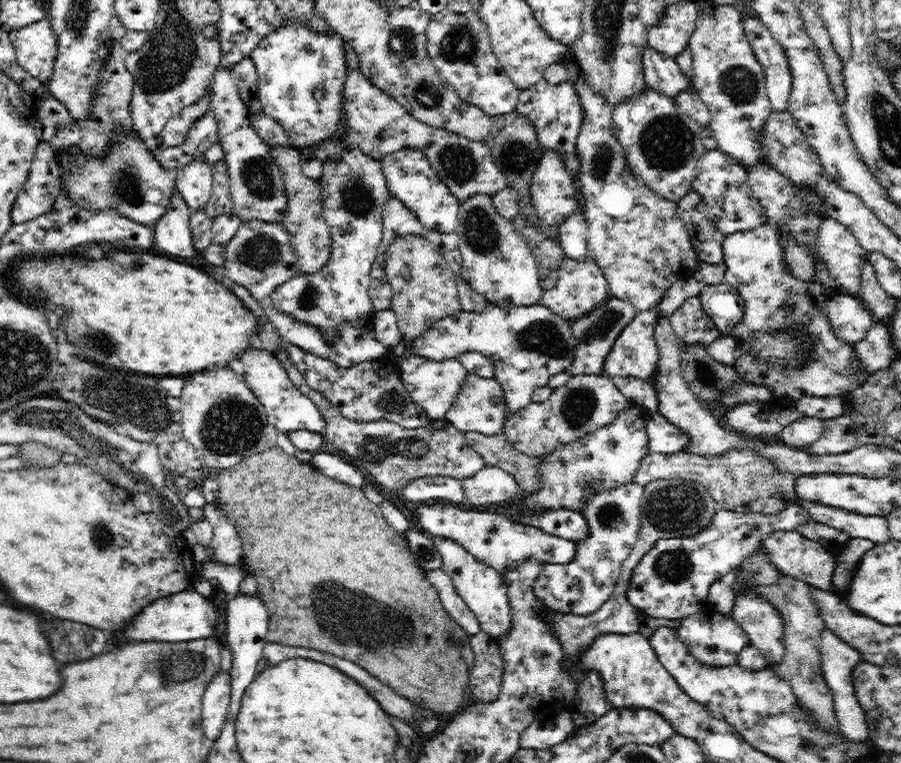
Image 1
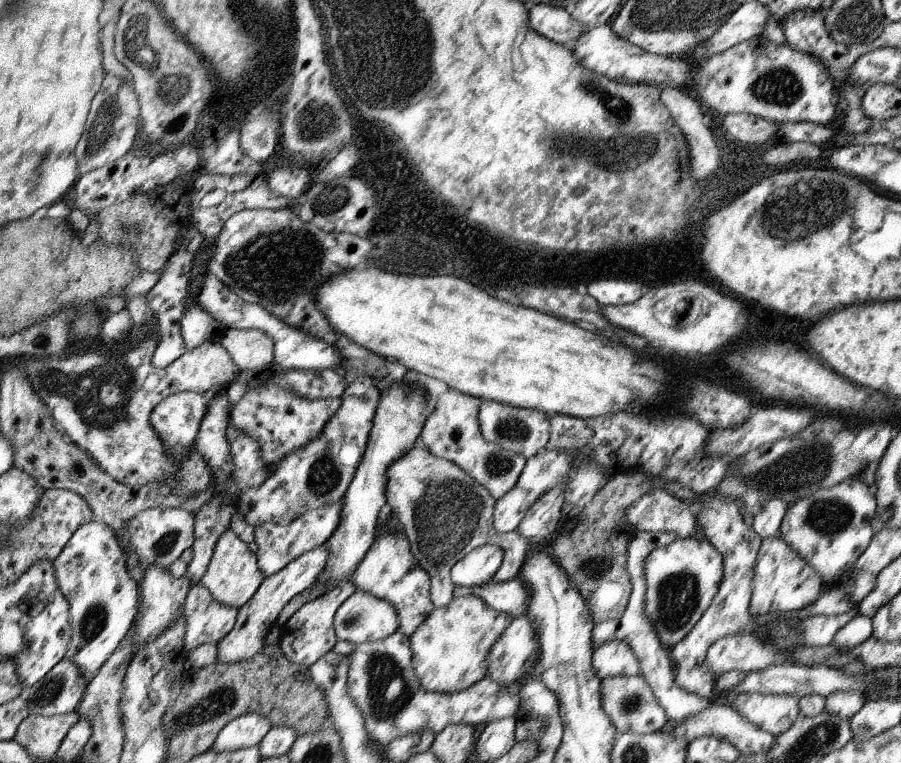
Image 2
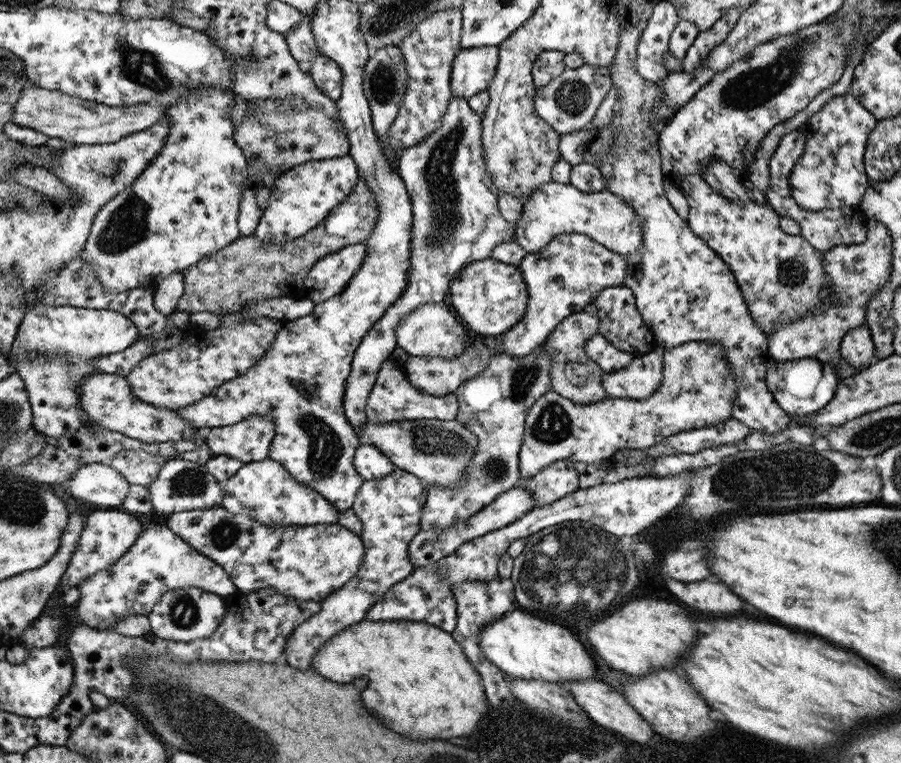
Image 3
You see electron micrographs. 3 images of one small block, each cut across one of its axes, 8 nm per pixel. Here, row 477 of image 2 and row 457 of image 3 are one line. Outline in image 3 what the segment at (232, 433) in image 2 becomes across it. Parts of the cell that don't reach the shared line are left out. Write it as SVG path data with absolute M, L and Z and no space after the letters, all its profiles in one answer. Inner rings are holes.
M256 414L233 425L206 430L206 443L214 455L228 455L243 463L258 462L268 458L275 428L272 420Z

